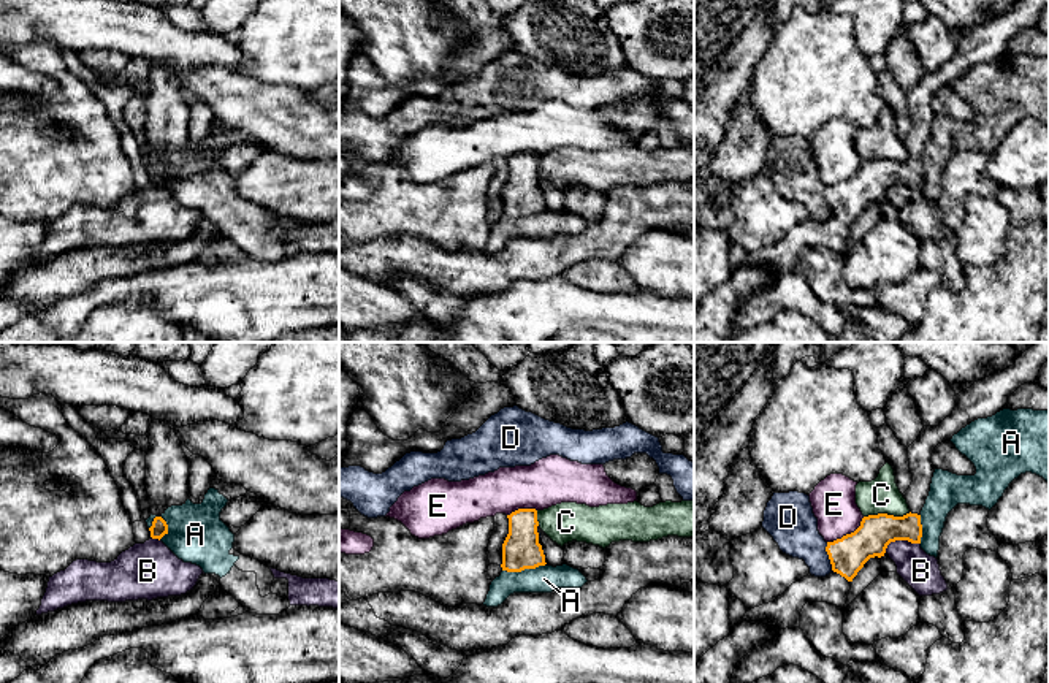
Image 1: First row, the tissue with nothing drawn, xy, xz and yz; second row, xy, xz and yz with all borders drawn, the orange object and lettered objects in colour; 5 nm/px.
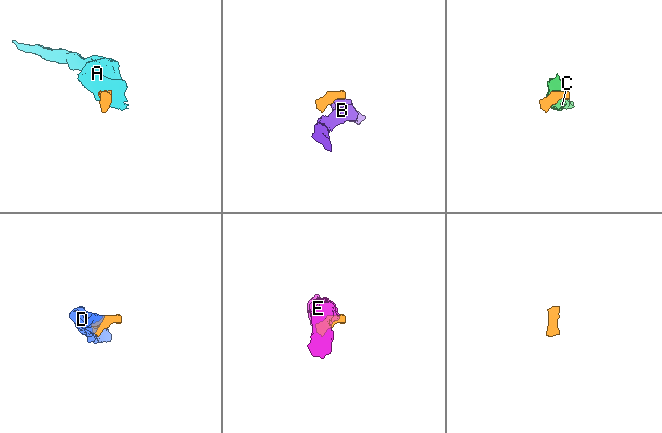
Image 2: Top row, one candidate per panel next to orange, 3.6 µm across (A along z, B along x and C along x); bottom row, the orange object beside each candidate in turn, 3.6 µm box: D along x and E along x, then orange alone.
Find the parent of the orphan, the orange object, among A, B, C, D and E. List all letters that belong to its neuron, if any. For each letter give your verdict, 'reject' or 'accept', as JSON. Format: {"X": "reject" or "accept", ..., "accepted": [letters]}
{"A": "reject", "B": "reject", "C": "reject", "D": "reject", "E": "reject", "accepted": []}

